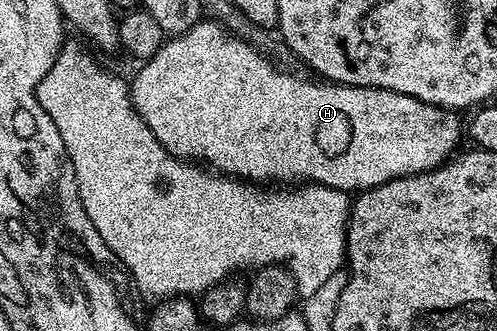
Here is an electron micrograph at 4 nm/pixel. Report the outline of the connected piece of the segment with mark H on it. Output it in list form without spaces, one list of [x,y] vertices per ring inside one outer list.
[[[202,19],[192,26],[186,33],[171,36],[163,43],[154,57],[143,60],[138,65],[138,74],[128,81],[128,96],[134,109],[144,119],[144,123],[156,135],[158,142],[164,146],[173,157],[190,158],[219,174],[247,183],[313,183],[327,185],[333,189],[343,191],[361,191],[371,189],[377,185],[388,183],[392,179],[407,177],[413,173],[423,173],[443,165],[450,160],[452,154],[459,148],[458,140],[464,137],[464,125],[458,122],[457,112],[443,109],[436,105],[429,105],[418,101],[408,95],[400,95],[396,91],[387,89],[366,89],[363,85],[339,85],[337,83],[319,83],[314,81],[301,81],[282,69],[277,69],[269,61],[267,54],[249,41],[231,35],[226,26],[214,19]]]

